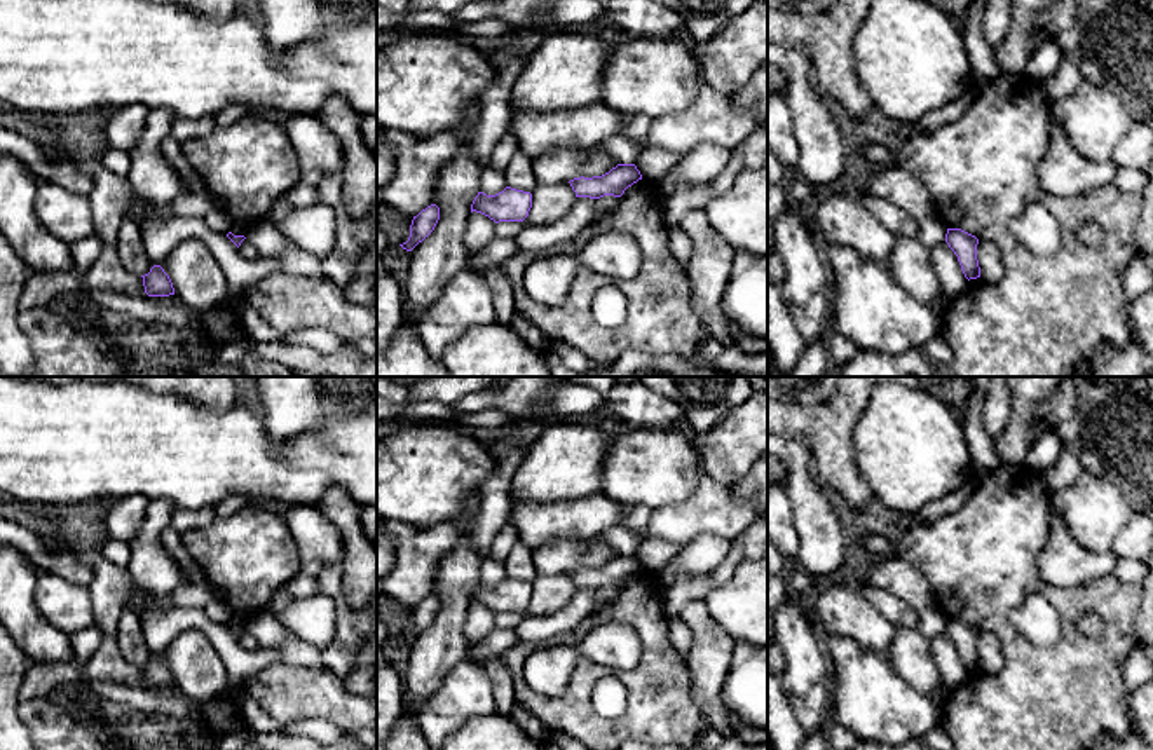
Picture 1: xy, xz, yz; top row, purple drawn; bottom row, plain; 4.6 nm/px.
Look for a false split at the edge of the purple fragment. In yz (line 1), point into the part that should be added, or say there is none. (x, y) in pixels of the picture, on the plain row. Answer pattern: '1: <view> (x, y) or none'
1: none

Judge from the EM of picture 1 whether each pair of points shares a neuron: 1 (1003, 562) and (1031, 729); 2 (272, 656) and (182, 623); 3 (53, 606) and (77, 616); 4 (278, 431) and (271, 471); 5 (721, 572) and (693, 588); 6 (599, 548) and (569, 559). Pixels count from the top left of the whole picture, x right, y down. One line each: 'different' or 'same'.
1: same
2: same
3: same
4: different
5: same
6: same

